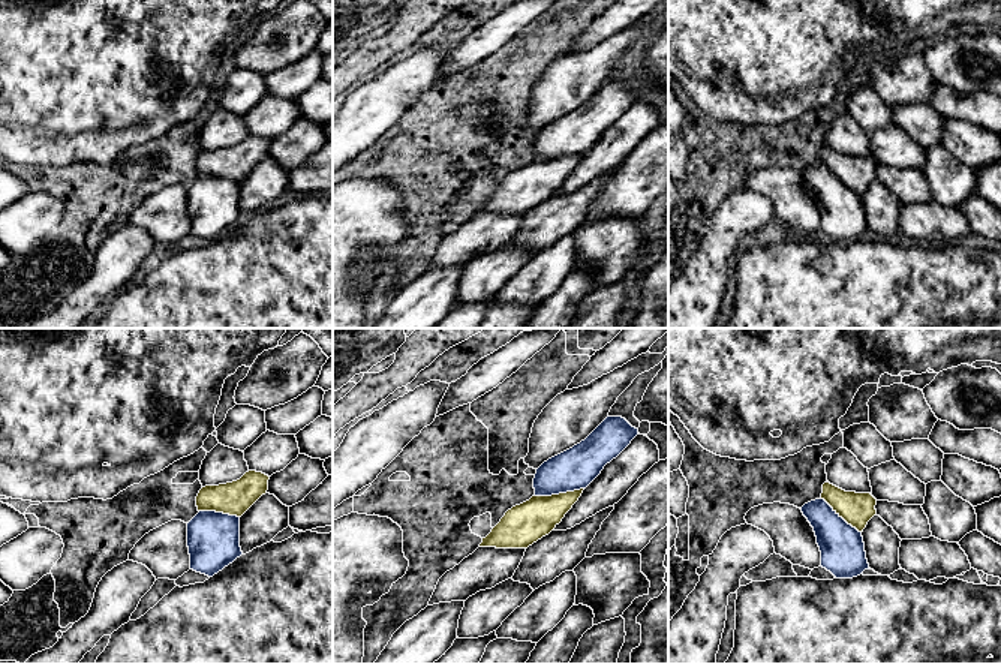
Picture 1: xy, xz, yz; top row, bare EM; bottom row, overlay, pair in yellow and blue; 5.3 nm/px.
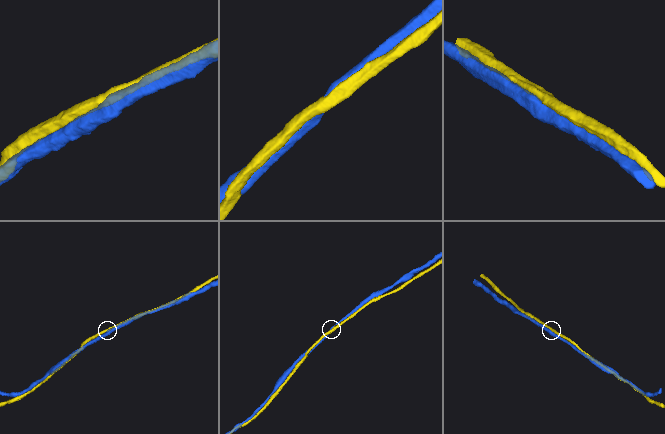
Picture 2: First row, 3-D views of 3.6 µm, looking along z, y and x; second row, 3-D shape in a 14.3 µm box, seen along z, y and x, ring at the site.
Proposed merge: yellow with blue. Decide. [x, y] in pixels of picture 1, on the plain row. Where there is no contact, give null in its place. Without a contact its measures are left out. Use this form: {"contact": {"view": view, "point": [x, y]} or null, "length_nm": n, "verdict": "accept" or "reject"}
{"contact": {"view": "xz", "point": [559, 158]}, "length_nm": 260, "verdict": "reject"}

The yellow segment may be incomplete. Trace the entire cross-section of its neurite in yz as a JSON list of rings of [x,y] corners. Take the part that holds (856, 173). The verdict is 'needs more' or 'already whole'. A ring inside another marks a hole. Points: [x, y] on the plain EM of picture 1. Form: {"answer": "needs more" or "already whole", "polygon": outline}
{"answer": "already whole", "polygon": [[[824,147],[821,163],[859,196],[863,196],[868,186],[877,178],[877,163],[871,157],[845,156],[830,147]]]}

